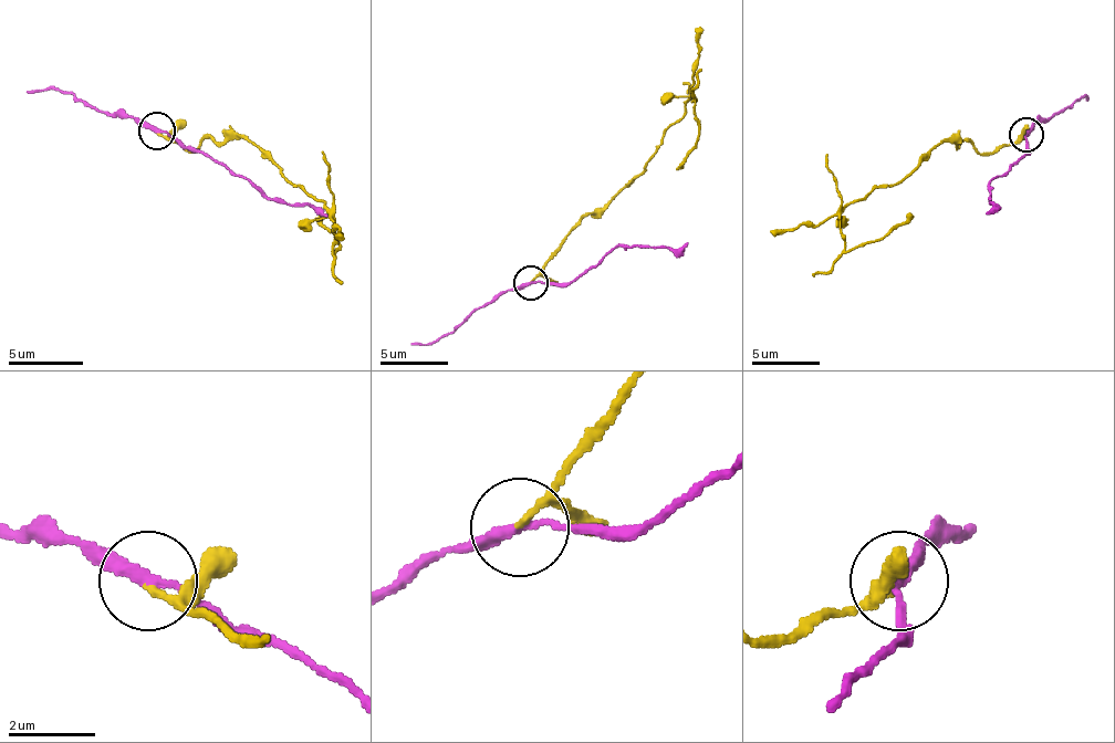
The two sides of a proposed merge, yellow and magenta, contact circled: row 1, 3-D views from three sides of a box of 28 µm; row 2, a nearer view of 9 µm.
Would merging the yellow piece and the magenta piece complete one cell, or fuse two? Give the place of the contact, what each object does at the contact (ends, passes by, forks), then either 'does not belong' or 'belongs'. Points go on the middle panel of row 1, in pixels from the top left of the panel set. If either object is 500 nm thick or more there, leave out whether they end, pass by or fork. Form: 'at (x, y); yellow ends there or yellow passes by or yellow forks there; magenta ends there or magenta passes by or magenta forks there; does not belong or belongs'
at (531, 283); yellow ends there; magenta passes by; does not belong

